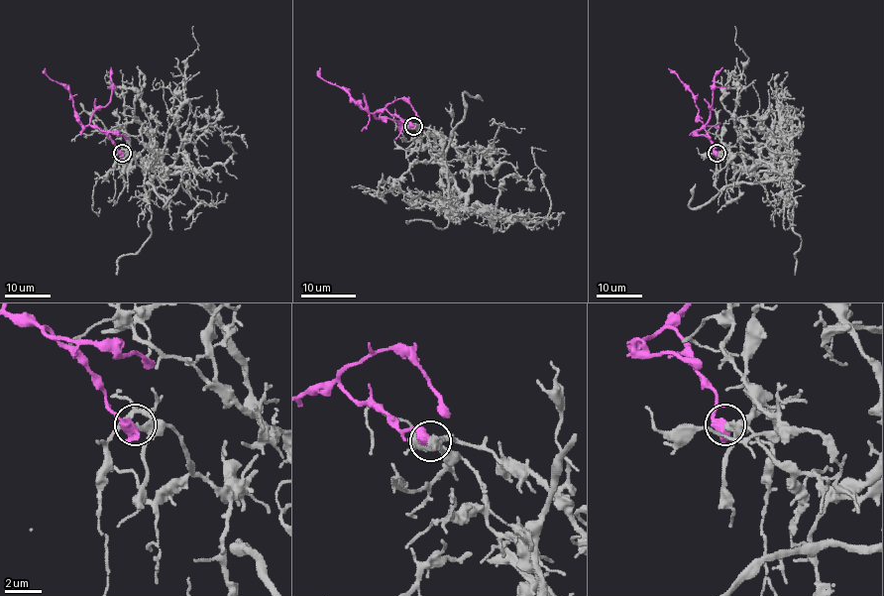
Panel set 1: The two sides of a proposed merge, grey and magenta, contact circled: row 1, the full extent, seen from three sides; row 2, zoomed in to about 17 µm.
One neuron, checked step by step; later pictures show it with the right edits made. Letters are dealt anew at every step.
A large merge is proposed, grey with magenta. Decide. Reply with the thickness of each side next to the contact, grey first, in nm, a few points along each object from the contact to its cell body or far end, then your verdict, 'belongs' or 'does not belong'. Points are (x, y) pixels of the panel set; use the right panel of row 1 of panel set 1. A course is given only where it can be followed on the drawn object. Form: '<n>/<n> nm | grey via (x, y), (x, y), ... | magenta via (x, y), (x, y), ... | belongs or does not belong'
280/550 nm | grey via (716, 153), (742, 169), (766, 162), (770, 172), (751, 173), (743, 161), (734, 110), (747, 58), (734, 26) | magenta via (716, 153), (703, 128), (706, 125), (692, 92), (668, 68) | does not belong

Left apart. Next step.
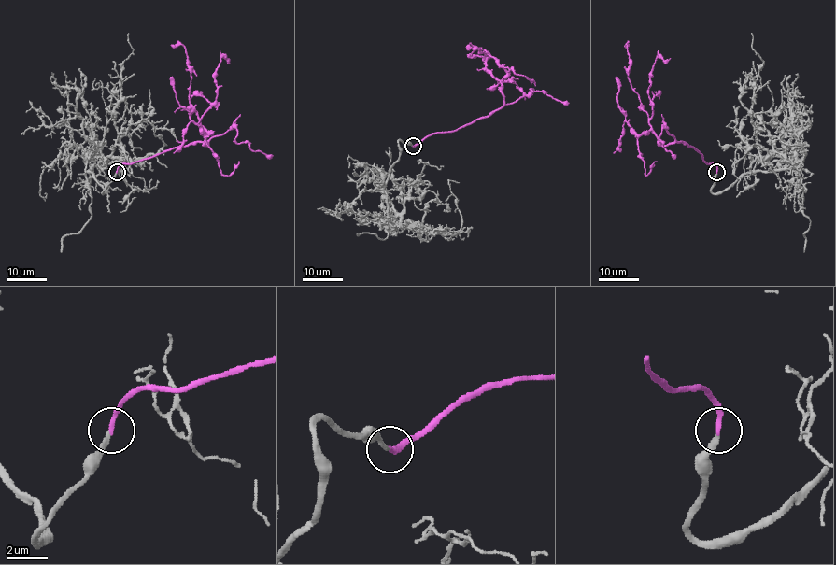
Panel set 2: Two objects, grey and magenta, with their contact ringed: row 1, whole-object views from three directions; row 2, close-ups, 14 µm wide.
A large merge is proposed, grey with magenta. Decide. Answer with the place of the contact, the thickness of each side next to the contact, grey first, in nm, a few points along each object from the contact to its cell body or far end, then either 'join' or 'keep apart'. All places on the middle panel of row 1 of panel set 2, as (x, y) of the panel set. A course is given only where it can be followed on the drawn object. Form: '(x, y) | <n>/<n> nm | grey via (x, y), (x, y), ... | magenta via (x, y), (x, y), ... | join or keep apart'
(413, 146) | 220/200 nm | grey via (412, 147), (398, 143), (381, 183), (392, 208), (403, 212), (402, 182), (420, 192), (424, 180) | magenta via (413, 147), (438, 133), (453, 131), (488, 116), (503, 104), (501, 82), (485, 68), (487, 57), (467, 55) | join

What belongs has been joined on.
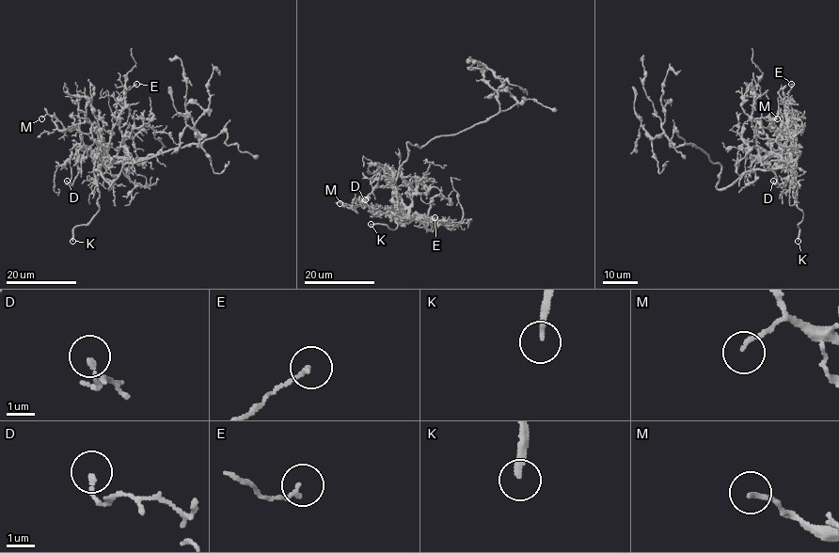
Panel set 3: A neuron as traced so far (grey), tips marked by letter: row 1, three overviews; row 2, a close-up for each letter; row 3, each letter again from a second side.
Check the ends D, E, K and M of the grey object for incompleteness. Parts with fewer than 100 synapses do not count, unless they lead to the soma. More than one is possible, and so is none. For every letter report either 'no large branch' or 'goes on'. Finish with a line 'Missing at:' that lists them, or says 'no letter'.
D: no large branch
E: no large branch
K: goes on
M: no large branch
Missing at: K

